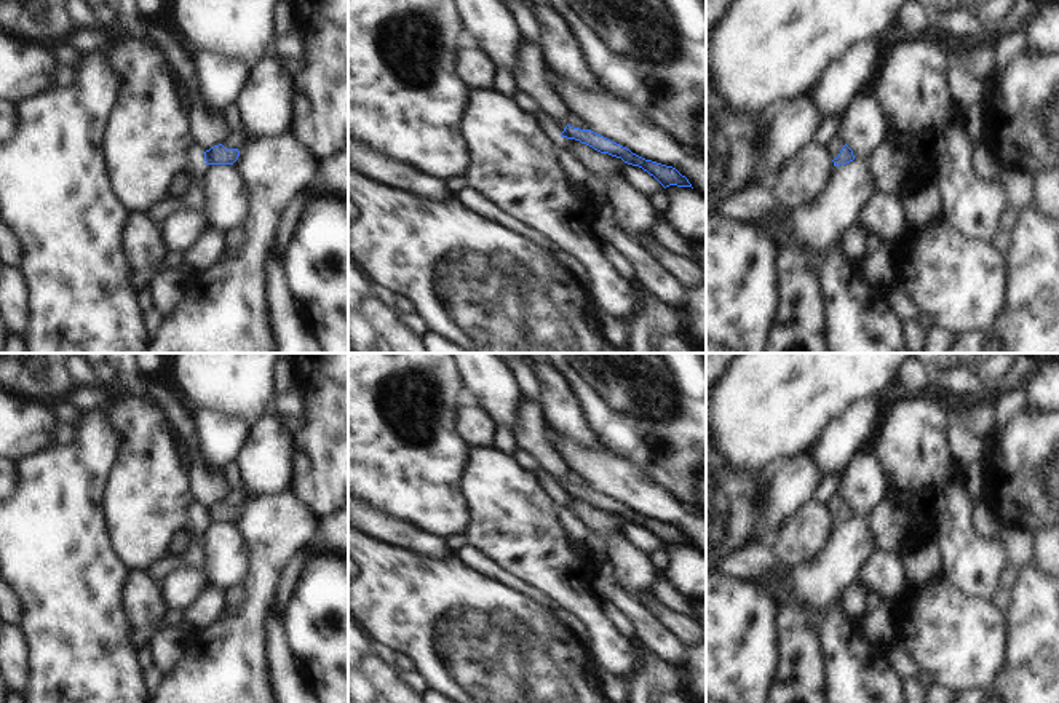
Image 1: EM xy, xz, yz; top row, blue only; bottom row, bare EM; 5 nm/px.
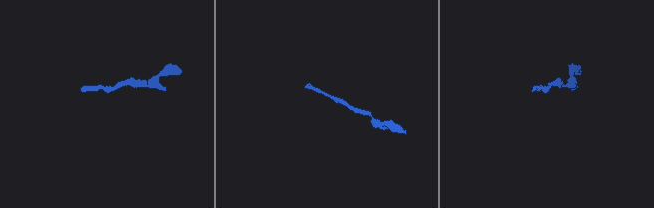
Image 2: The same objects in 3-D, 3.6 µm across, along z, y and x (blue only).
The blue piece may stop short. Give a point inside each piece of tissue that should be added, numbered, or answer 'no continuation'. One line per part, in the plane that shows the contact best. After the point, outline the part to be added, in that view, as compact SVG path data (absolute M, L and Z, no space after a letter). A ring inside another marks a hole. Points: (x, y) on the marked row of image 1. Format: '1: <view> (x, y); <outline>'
1: xy (194, 171); M198 153L193 163L184 171L192 181L188 200L190 203L196 203L196 193L200 190L200 177L204 168L206 168L204 153Z

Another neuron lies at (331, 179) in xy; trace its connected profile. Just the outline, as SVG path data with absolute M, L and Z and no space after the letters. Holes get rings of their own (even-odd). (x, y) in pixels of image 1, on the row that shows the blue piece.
M348 147L340 153L319 160L308 185L315 198L337 198L348 195Z

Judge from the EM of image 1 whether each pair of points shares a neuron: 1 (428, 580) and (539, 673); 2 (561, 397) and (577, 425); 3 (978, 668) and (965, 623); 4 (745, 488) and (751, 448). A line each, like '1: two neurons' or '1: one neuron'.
1: one neuron
2: one neuron
3: one neuron
4: two neurons

